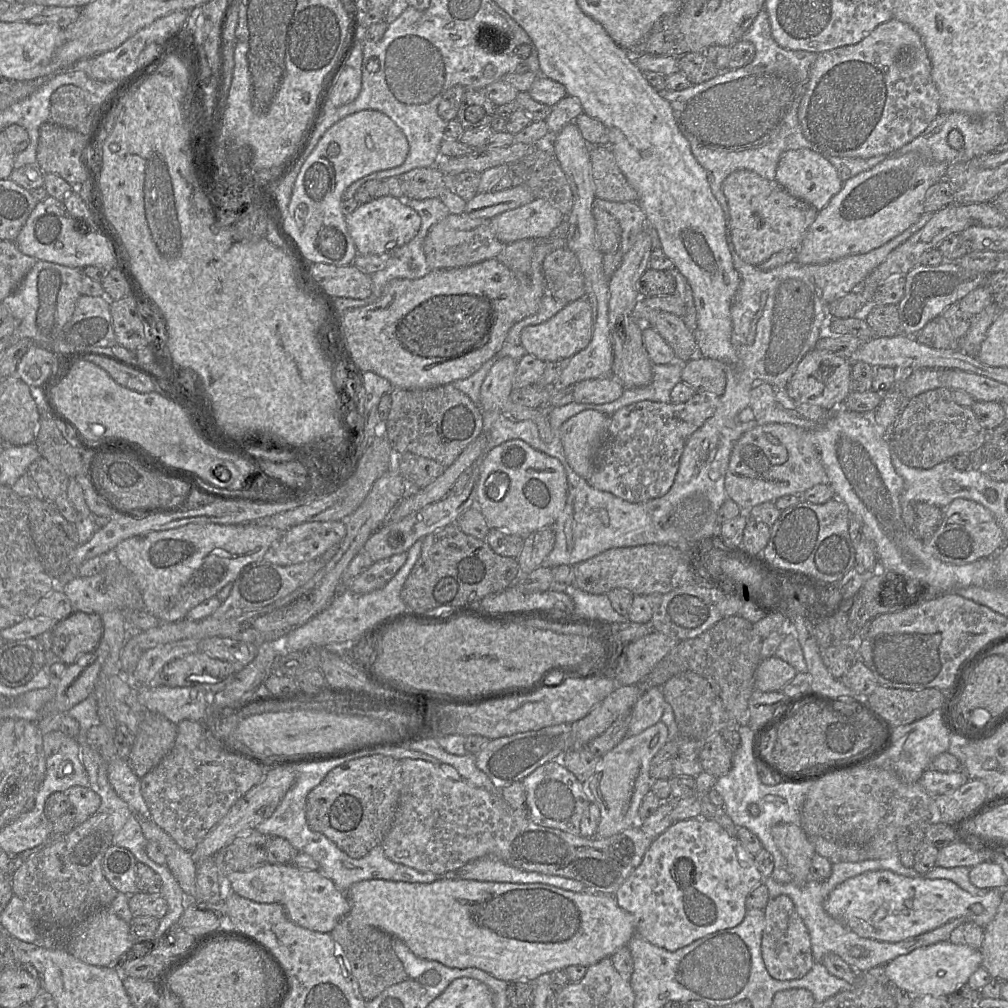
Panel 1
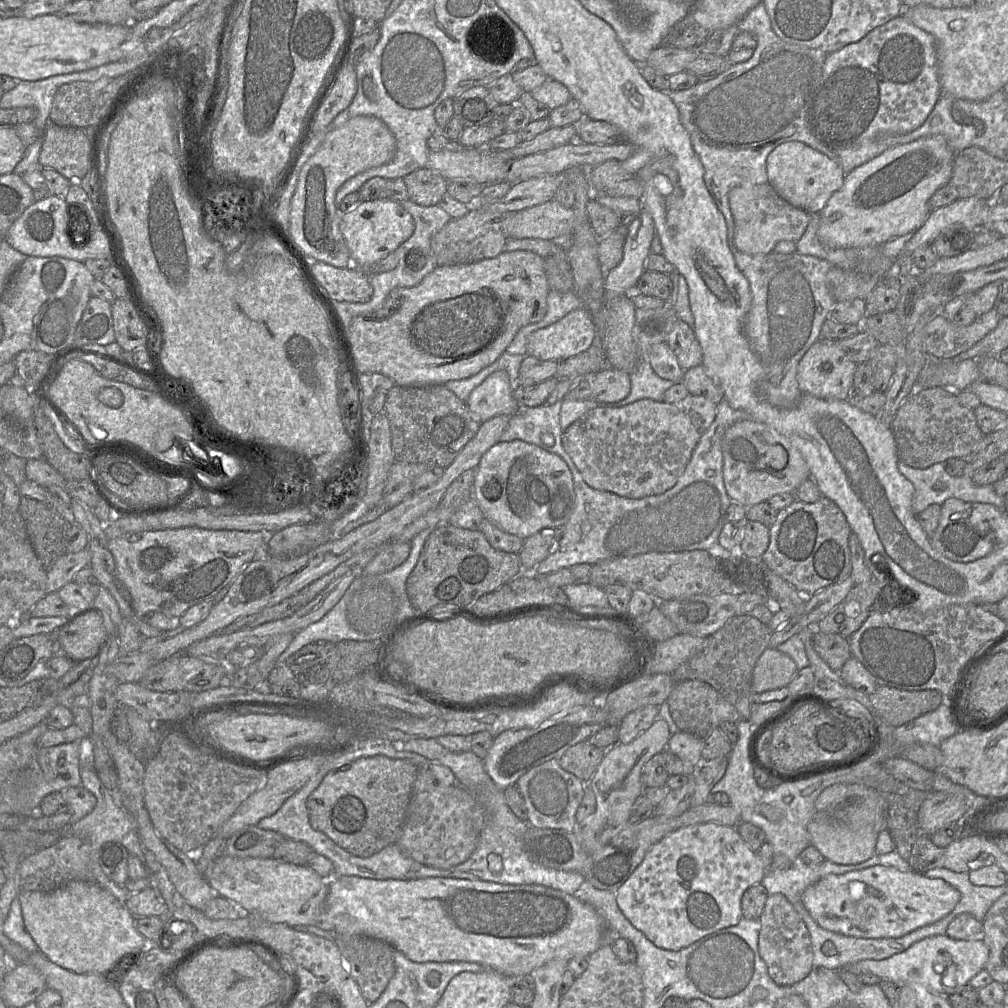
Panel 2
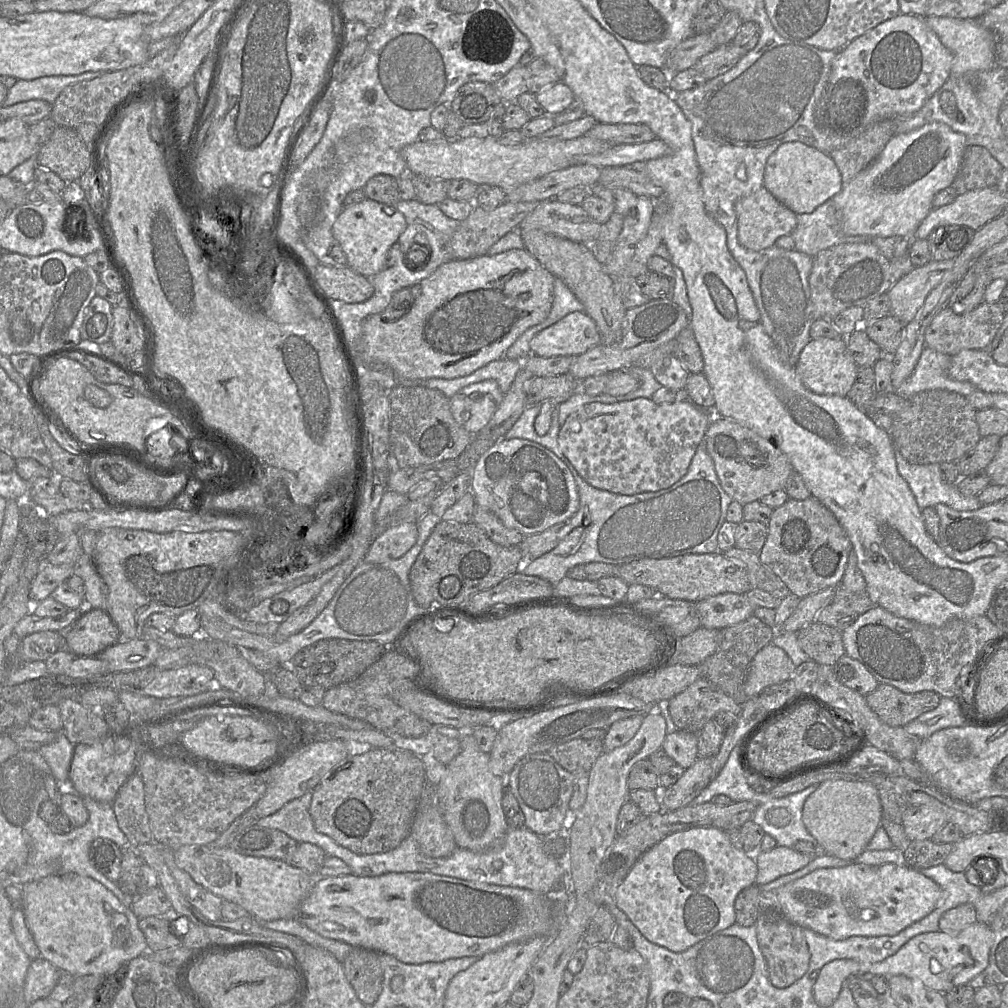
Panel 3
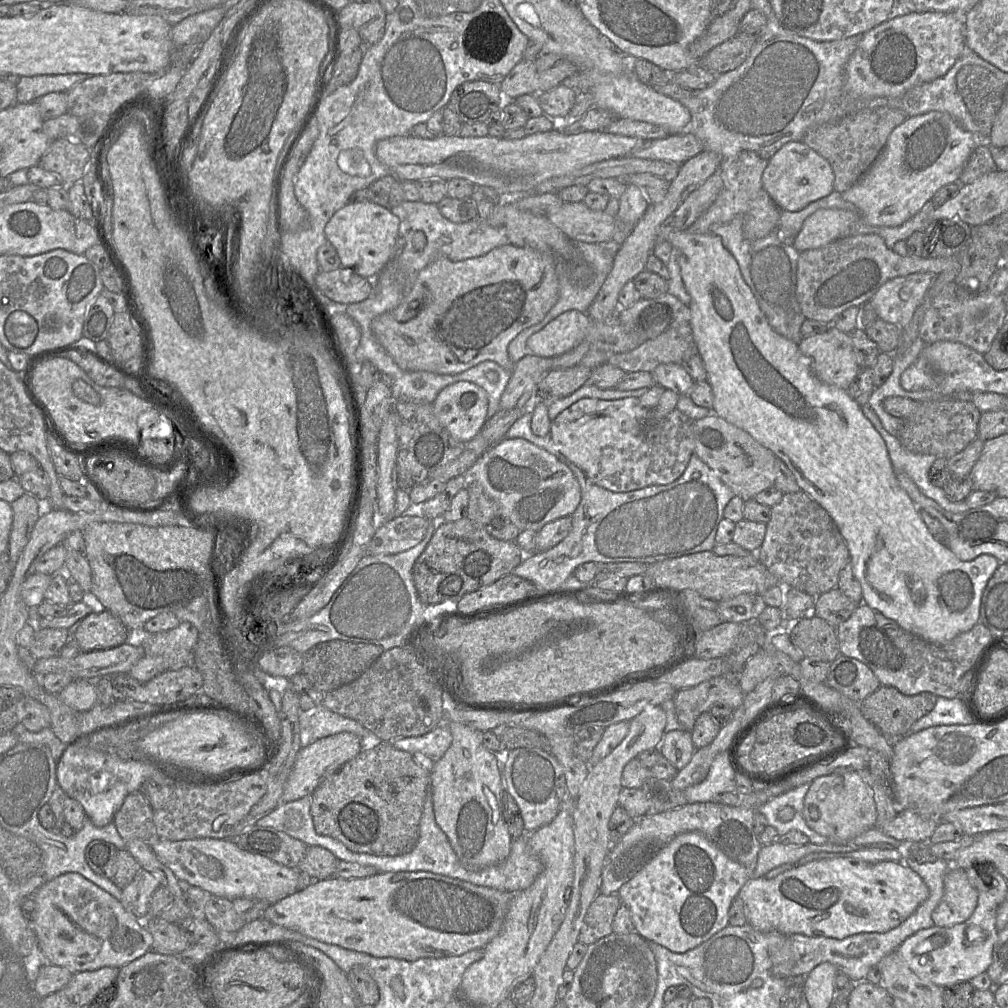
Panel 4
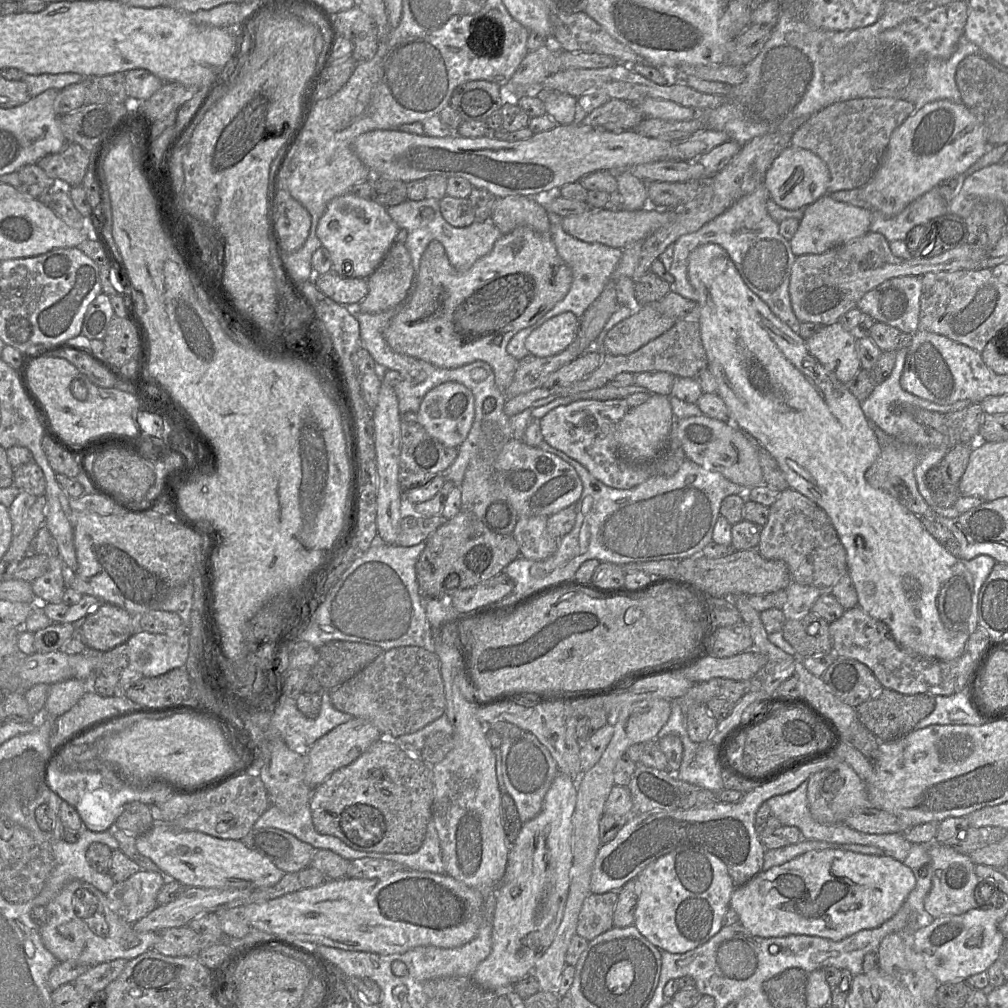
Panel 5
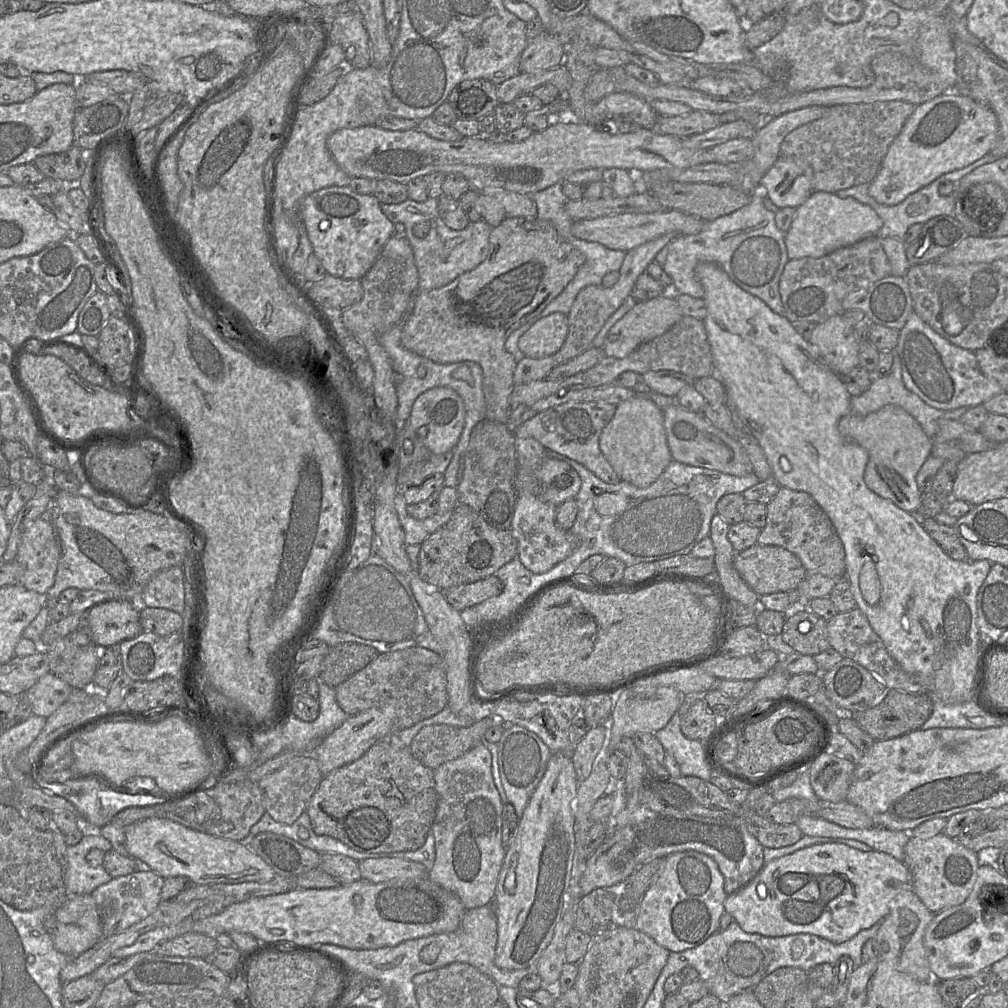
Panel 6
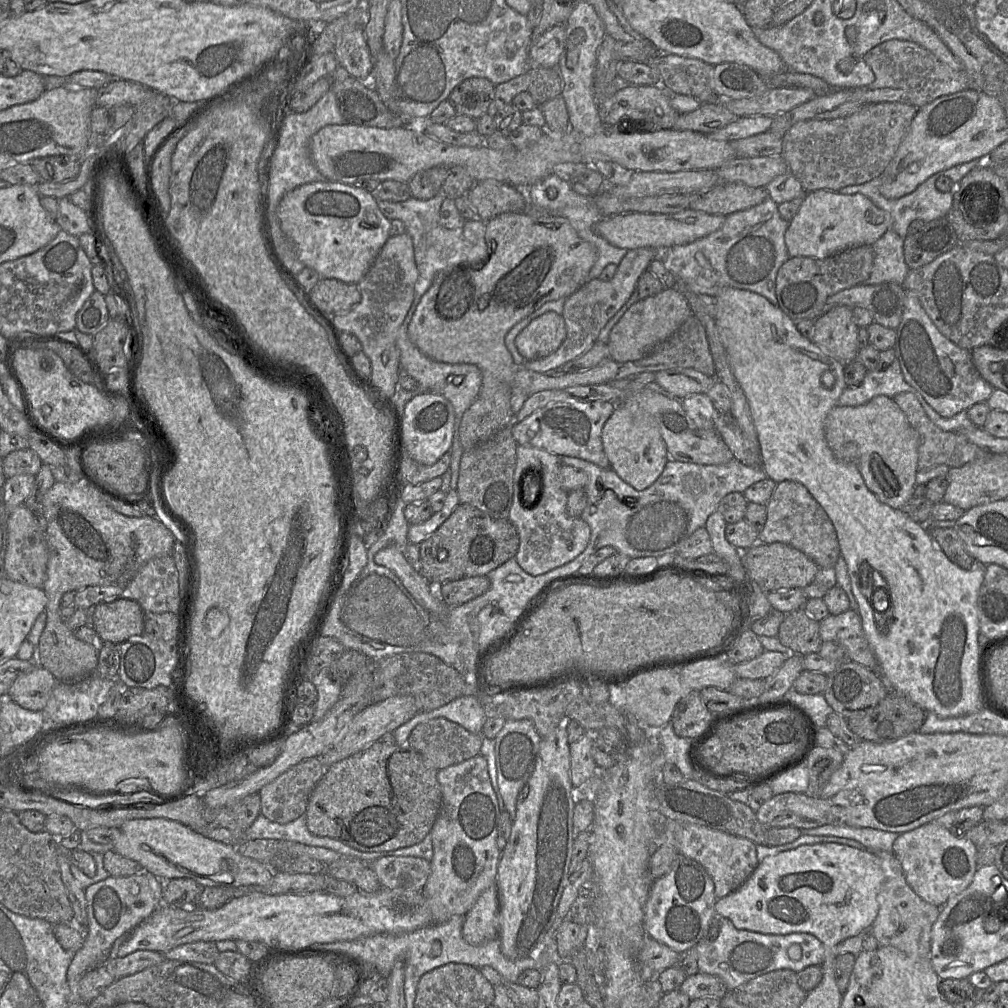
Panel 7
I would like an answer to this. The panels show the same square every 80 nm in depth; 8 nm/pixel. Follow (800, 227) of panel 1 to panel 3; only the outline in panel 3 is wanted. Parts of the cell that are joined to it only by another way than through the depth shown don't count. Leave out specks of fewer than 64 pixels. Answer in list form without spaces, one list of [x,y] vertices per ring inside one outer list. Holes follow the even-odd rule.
[[[764,186],[739,199],[735,205],[739,243],[753,251],[773,246],[778,238],[791,235],[796,227],[796,214],[777,200]]]

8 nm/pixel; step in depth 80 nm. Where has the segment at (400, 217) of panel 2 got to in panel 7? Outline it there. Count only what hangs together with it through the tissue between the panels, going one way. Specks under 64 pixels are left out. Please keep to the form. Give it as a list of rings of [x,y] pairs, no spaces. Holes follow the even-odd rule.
[[[319,181],[301,185],[288,192],[278,206],[282,231],[296,246],[296,255],[305,267],[315,270],[321,278],[357,284],[370,269],[383,245],[390,237],[391,220],[379,209],[377,198],[351,184]]]

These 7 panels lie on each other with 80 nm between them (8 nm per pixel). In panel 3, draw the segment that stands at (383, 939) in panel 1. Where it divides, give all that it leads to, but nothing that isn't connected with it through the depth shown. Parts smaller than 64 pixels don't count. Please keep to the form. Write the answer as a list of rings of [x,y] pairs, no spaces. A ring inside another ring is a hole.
[[[354,947],[342,962],[348,982],[358,999],[367,1007],[376,1002],[382,990],[380,954],[382,953]]]

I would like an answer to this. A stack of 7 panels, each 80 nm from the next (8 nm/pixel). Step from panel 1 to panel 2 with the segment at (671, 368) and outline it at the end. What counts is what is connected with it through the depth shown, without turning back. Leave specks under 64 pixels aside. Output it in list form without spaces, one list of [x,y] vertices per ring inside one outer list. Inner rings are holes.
[[[641,359],[629,375],[631,379],[630,393],[621,401],[599,406],[621,407],[641,399],[663,401],[664,393],[675,384],[670,380],[660,378],[647,359]]]

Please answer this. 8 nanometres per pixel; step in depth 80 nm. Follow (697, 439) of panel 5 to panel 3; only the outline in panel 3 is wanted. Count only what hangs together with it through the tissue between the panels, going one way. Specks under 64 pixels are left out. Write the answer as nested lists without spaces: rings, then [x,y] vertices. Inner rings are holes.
[[[715,415],[705,432],[704,442],[722,488],[742,505],[784,490],[788,477],[794,471],[787,456],[771,440],[731,419]]]

